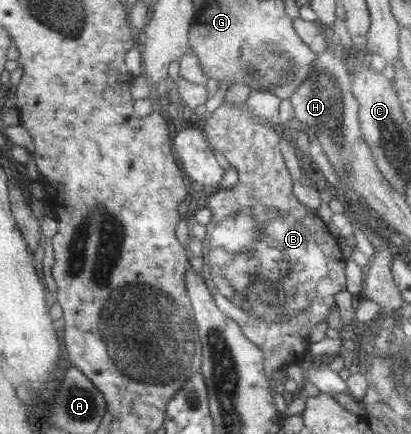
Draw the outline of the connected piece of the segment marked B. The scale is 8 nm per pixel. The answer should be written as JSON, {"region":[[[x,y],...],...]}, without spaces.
{"region":[[[245,103],[238,107],[230,107],[230,105],[221,104],[214,112],[210,114],[210,118],[201,123],[201,129],[205,132],[206,140],[214,147],[214,150],[218,150],[224,158],[226,158],[231,166],[238,174],[238,184],[232,186],[230,189],[219,189],[205,193],[207,205],[211,212],[211,219],[208,224],[205,224],[205,235],[201,240],[201,258],[204,260],[204,266],[202,268],[202,275],[205,284],[208,286],[209,291],[213,295],[213,300],[216,305],[230,320],[237,321],[237,324],[241,328],[241,332],[250,341],[253,341],[255,345],[264,353],[264,373],[267,377],[272,374],[278,368],[284,368],[291,364],[300,364],[304,356],[308,351],[308,337],[310,331],[317,324],[325,322],[328,312],[331,310],[338,310],[336,302],[334,301],[334,294],[345,290],[345,259],[340,251],[340,245],[336,242],[336,238],[328,232],[327,224],[325,224],[312,209],[306,208],[303,204],[298,202],[298,199],[294,198],[292,192],[292,181],[284,166],[284,160],[282,154],[278,149],[278,138],[280,134],[277,134],[273,130],[272,124],[256,117],[248,111]]]}

